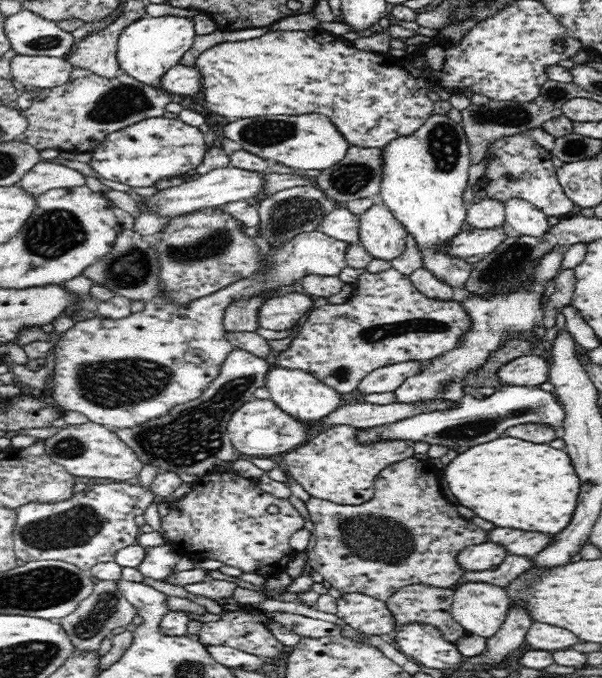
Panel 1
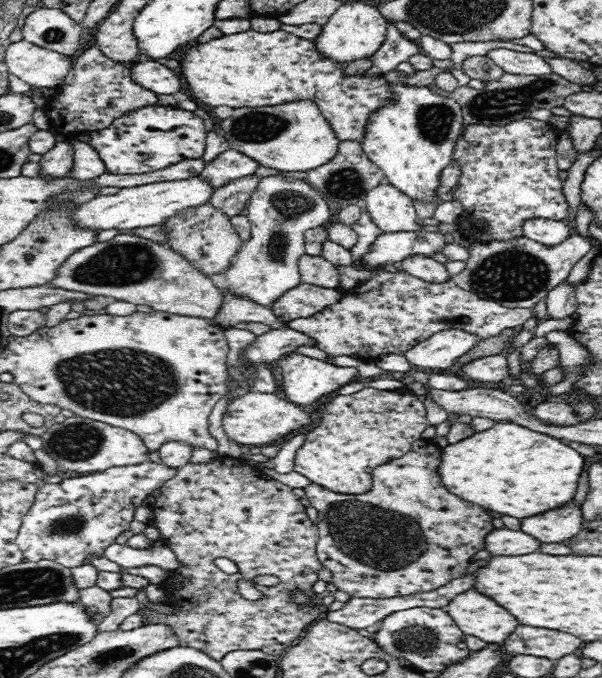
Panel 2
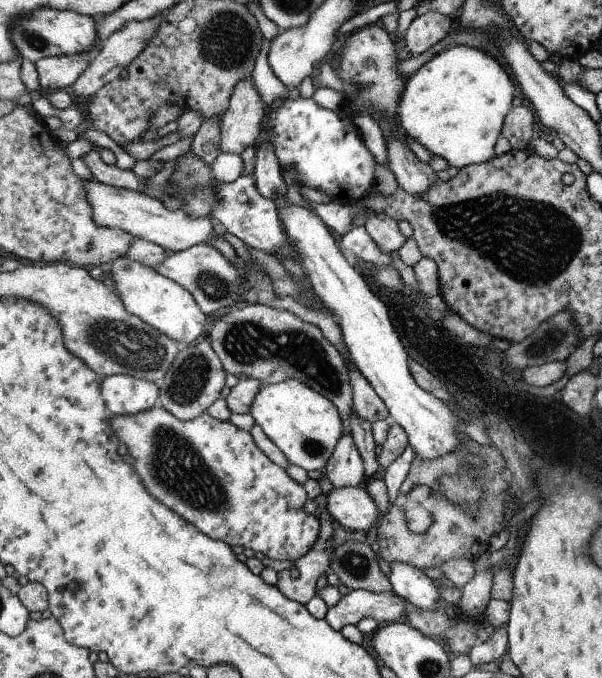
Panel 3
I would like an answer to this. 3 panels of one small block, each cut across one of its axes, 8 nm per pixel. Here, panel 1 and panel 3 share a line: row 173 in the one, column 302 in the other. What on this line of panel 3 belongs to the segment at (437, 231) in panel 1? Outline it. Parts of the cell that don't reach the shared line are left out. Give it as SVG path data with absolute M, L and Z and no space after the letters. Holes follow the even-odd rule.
M296 379L283 380L278 384L262 385L250 406L249 413L254 418L255 424L262 427L264 434L286 454L288 462L301 466L307 472L321 470L328 464L338 439L345 433L338 408L328 398Z

